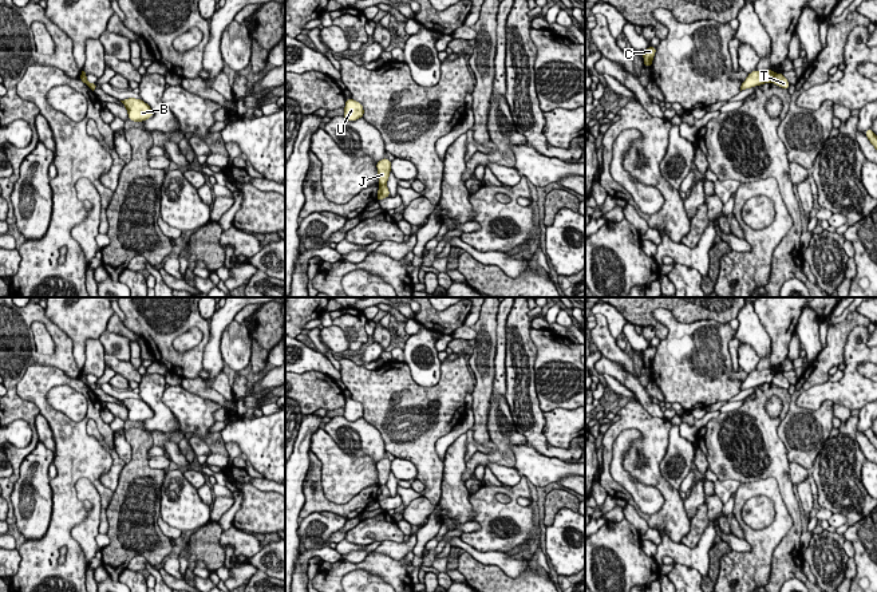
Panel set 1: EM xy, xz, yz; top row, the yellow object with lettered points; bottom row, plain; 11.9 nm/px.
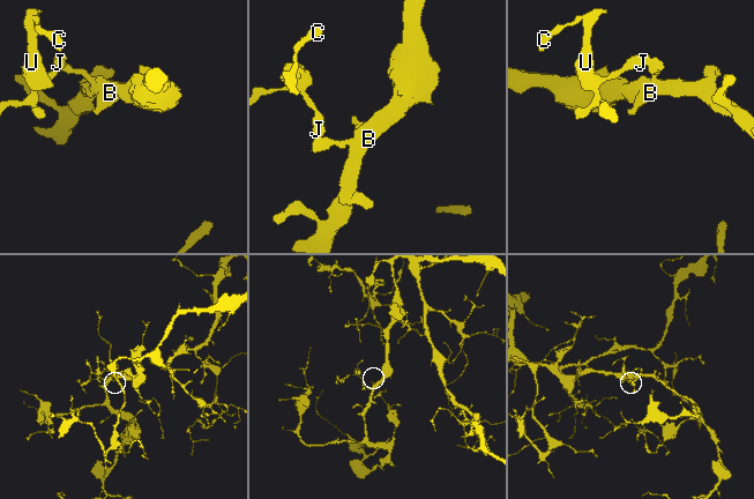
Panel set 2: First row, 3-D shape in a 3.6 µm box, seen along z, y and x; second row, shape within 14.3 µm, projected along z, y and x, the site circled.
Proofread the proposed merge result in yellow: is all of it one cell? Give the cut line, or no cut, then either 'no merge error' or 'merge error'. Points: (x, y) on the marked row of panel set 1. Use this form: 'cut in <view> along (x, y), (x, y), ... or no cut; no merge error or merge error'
cut in yz along (774, 74), (770, 81); merge error

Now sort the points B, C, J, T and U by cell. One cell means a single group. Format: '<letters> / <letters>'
B T / C J U

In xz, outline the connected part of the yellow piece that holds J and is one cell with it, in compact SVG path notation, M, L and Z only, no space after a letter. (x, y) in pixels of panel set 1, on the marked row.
M388 158L380 159L379 162L376 162L376 169L379 185L386 185L391 173L391 161Z

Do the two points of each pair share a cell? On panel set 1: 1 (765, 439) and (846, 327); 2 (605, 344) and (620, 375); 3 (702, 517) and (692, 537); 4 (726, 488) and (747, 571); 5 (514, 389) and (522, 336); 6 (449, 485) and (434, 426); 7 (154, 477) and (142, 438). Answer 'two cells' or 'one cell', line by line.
1: two cells
2: two cells
3: one cell
4: two cells
5: one cell
6: two cells
7: one cell

